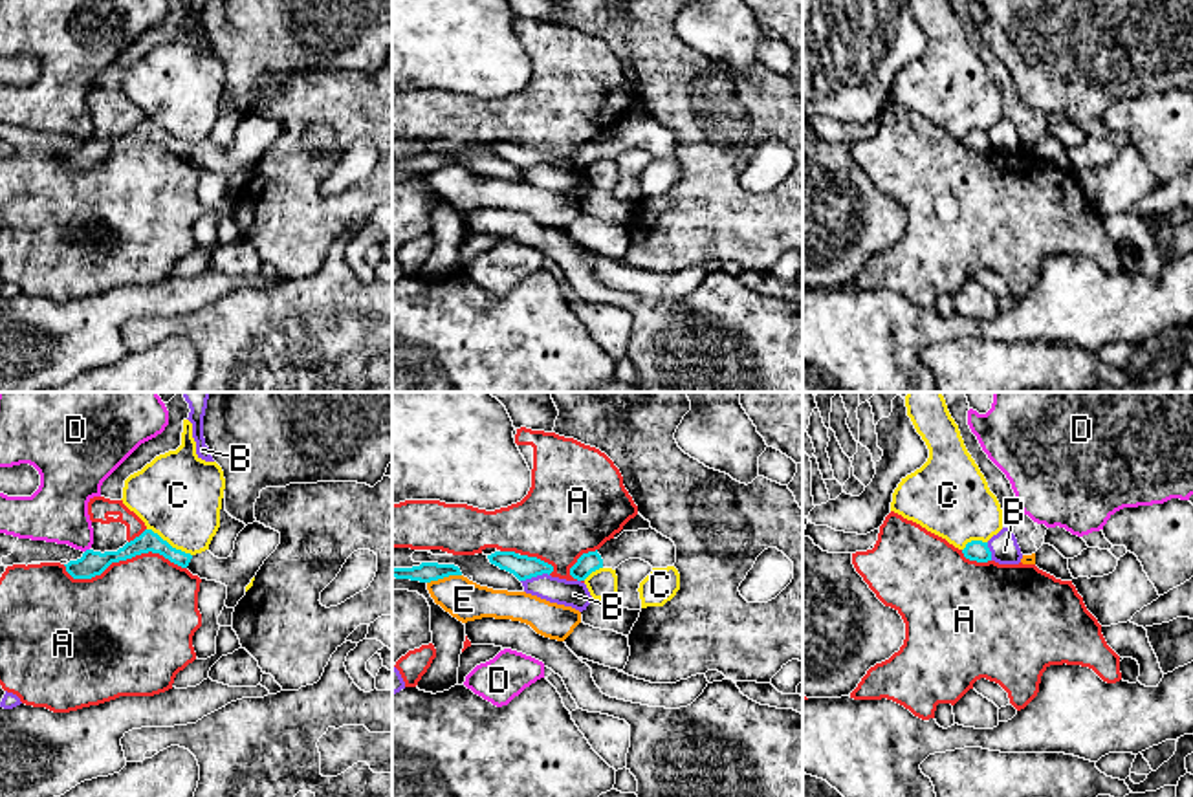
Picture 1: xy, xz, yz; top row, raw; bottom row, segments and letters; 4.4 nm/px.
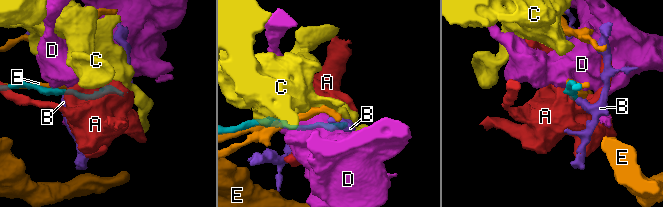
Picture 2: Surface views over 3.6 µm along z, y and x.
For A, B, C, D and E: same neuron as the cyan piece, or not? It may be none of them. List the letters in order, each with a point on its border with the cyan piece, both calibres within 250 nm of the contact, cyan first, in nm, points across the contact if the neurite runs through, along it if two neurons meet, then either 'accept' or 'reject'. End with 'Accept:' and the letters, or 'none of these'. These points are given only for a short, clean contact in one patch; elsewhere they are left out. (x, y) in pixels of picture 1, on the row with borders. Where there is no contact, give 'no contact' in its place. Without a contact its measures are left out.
A: xy (123, 559) | 110/480 nm | reject
B: xz (534, 576) | 110/120 nm | reject
C: xy (167, 543) | 90/380 nm | along xy (147, 528), (191, 556) | reject
D: xy (87, 550) | 110/280 nm | along xy (88, 548), (85, 552) | reject
E: xz (444, 576) | 90/180 nm | reject
Accept: none of these

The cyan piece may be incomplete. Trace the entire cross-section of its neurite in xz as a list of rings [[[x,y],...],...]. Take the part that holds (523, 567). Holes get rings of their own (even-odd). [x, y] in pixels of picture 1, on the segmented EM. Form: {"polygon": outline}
{"polygon": [[[495,551],[487,555],[489,562],[513,573],[519,581],[526,581],[542,573],[552,573],[553,566],[528,555],[519,555],[515,551]]]}

